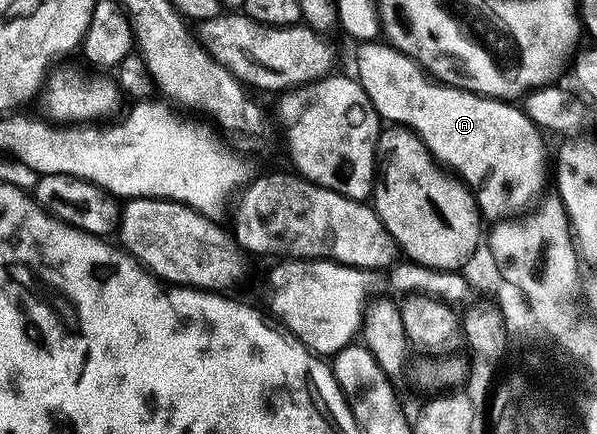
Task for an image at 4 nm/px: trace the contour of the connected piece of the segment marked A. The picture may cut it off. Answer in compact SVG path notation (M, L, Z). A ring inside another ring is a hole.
M365 41L358 47L361 48L357 51L355 78L382 120L417 132L434 159L450 172L456 173L461 182L472 191L482 216L489 218L490 215L491 220L497 221L514 213L518 204L533 191L545 168L540 151L542 132L536 123L530 121L524 110L509 101L486 99L484 95L439 83L426 75L415 60L390 47L388 42Z

